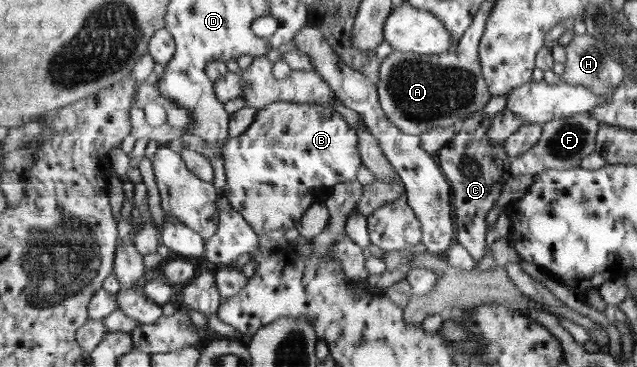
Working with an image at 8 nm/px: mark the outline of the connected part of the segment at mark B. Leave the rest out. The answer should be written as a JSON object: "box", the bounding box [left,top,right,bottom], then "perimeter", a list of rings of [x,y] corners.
{"box":[223,101,363,237],"perimeter":[[[276,101],[259,108],[257,119],[249,130],[240,137],[228,139],[223,149],[223,160],[227,177],[225,196],[260,237],[275,229],[297,227],[305,211],[310,208],[307,205],[315,189],[358,179],[359,168],[363,164],[360,137],[353,127],[328,109],[289,101]]]}

